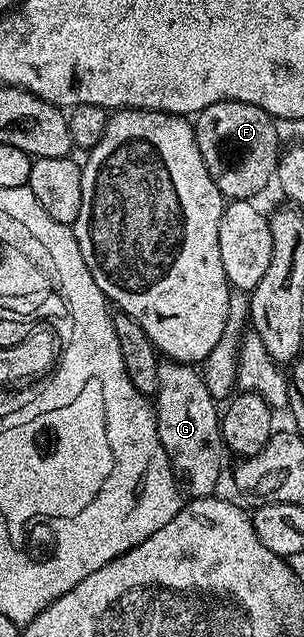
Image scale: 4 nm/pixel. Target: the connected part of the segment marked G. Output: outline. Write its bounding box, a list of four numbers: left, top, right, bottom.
[152,359,224,497]

